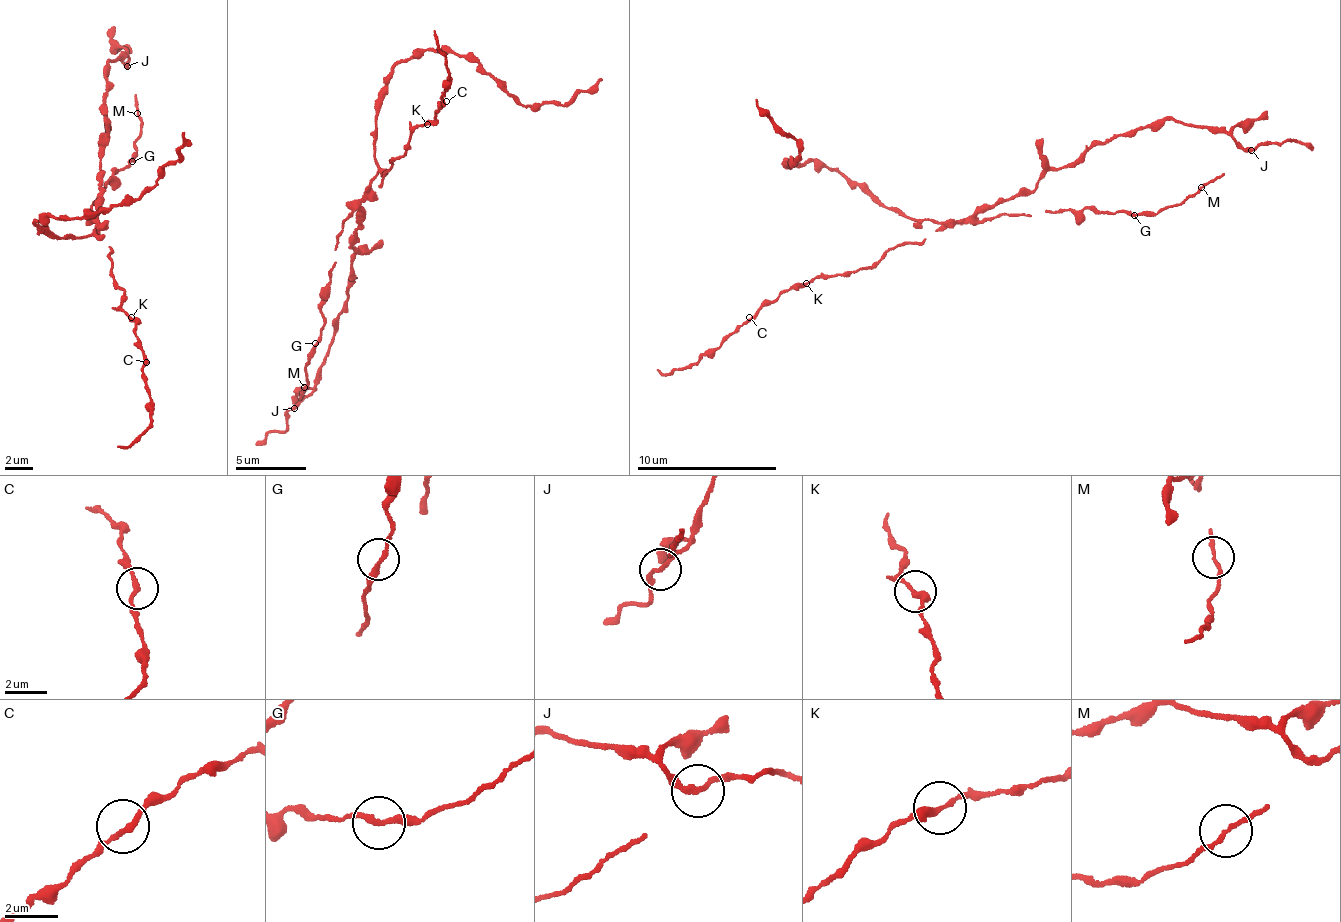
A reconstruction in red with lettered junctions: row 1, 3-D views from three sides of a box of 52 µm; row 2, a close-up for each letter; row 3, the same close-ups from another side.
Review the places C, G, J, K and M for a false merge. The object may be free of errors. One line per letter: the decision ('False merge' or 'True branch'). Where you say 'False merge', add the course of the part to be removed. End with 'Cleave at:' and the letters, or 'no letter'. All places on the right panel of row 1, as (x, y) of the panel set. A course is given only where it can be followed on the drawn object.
C: True branch
G: True branch
J: False merge. Course of the part to remove: (1252, 150), (1158, 119), (1031, 190), (921, 222), (832, 169), (784, 166), (799, 153), (756, 99)
K: True branch
M: True branch
Cleave at: J

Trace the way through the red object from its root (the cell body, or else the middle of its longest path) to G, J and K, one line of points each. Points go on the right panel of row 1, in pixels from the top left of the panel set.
G: (965, 220), (999, 214), (1031, 217), (1058, 208), (1082, 210), (1087, 207), (1113, 215), (1123, 211), (1134, 215)
J: (965, 220), (1022, 197), (1052, 170), (1070, 164), (1100, 142), (1132, 138), (1167, 121), (1221, 133), (1252, 150)
K: (965, 220), (924, 219), (919, 222), (924, 239), (919, 243), (902, 243), (867, 265), (807, 282)

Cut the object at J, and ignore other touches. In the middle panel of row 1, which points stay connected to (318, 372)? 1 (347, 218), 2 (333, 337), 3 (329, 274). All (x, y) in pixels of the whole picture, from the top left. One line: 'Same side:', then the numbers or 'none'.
Same side: 2

